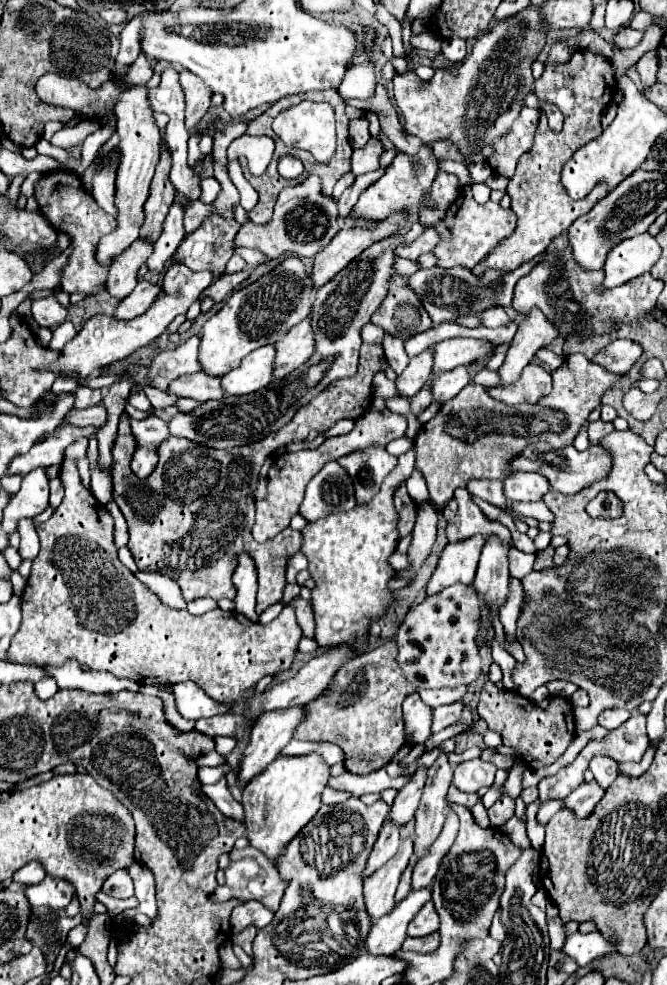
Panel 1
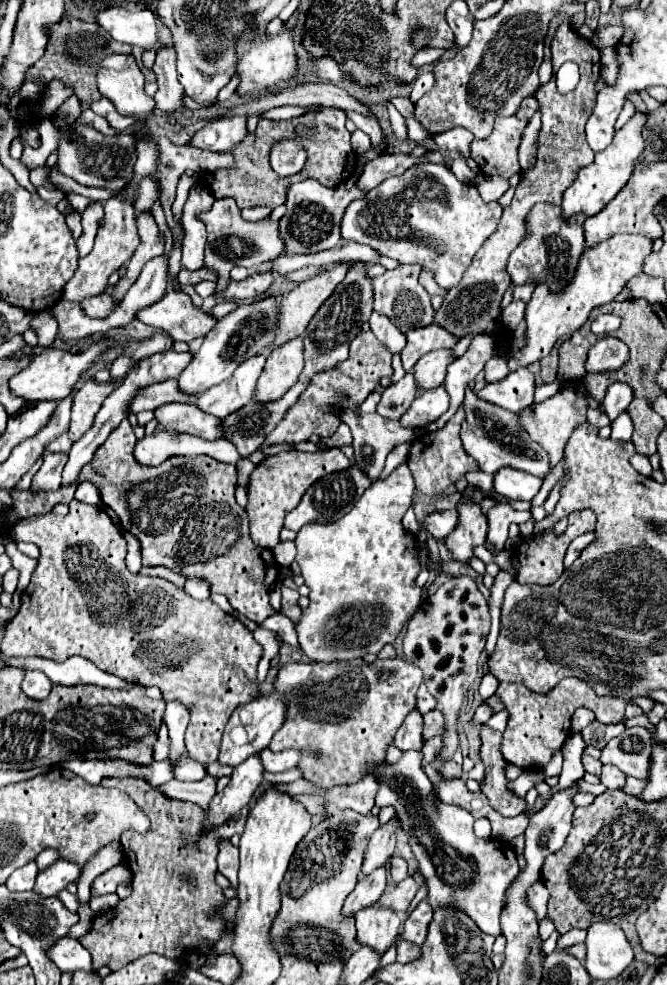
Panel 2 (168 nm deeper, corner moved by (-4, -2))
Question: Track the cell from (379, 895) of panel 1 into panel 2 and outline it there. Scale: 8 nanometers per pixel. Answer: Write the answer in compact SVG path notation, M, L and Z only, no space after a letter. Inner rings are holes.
M378 902L370 904L370 908L364 908L356 916L358 942L372 946L378 952L386 952L394 944L400 926L400 916L396 912L390 912L390 908L378 908Z

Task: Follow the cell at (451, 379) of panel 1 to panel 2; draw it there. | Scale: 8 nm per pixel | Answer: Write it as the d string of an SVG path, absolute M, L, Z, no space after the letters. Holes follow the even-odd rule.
M442 384L440 388L432 388L430 392L422 392L412 406L408 408L406 414L402 414L400 422L410 428L424 428L430 422L438 420L450 406L450 394L446 386Z

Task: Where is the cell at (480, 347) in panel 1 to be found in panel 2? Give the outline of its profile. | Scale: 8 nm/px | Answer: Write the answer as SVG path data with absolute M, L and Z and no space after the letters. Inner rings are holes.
M440 348L422 356L414 366L414 374L416 374L416 382L420 384L420 390L428 390L444 384L446 368L454 360L456 356L452 348Z

